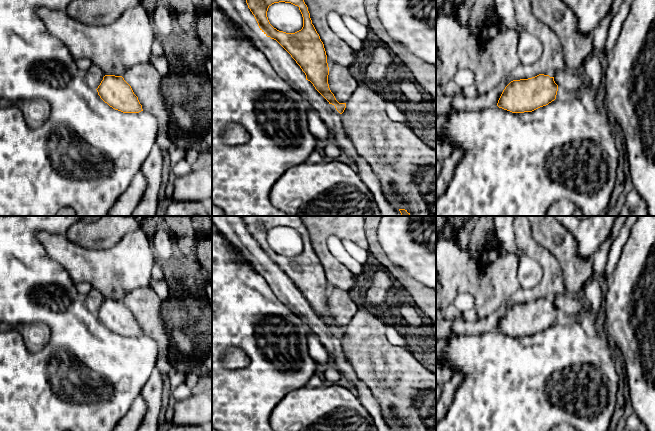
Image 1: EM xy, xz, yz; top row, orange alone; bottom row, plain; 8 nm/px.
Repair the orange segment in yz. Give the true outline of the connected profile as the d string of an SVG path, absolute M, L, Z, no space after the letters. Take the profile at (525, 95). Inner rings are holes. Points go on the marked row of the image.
M549 75L513 80L503 90L497 106L512 113L532 112L554 101L557 91L558 85Z

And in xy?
M105 75L96 90L100 98L115 110L123 113L143 111L138 97L122 76Z

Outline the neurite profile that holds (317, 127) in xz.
M310 106L307 111L308 128L310 132L317 138L320 144L325 144L331 140L328 127L319 117L318 112Z

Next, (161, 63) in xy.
M153 52L150 54L150 60L156 70L163 76L163 78L169 77L170 59L163 55L156 55Z

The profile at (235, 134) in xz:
M230 123L223 135L223 142L226 145L240 145L249 141L249 134L243 126Z

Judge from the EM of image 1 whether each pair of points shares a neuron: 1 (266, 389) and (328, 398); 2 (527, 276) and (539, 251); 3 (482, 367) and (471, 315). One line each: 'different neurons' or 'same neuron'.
1: different neurons
2: different neurons
3: different neurons

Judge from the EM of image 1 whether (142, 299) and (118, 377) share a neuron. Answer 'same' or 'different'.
different

